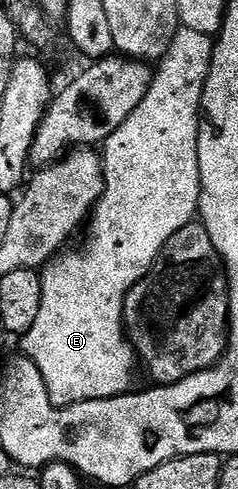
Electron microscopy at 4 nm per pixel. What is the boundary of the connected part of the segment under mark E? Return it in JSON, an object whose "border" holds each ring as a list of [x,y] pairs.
{"border":[[[180,26],[169,49],[158,60],[145,101],[141,101],[125,125],[102,144],[103,196],[89,216],[91,232],[87,235],[87,244],[80,251],[68,250],[60,254],[42,268],[41,313],[37,313],[33,329],[22,336],[21,351],[34,361],[37,369],[41,369],[41,377],[55,407],[108,399],[132,390],[137,356],[123,326],[123,306],[133,285],[146,277],[169,237],[196,218],[201,193],[199,124],[203,90],[211,72],[214,52],[212,36]]]}

